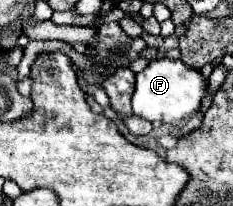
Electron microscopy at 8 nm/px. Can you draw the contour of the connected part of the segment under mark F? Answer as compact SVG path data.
M153 60L149 66L137 74L135 94L131 98L133 112L149 122L163 122L163 124L177 124L203 108L203 102L215 96L209 90L209 78L205 78L197 68L187 66L181 60Z

